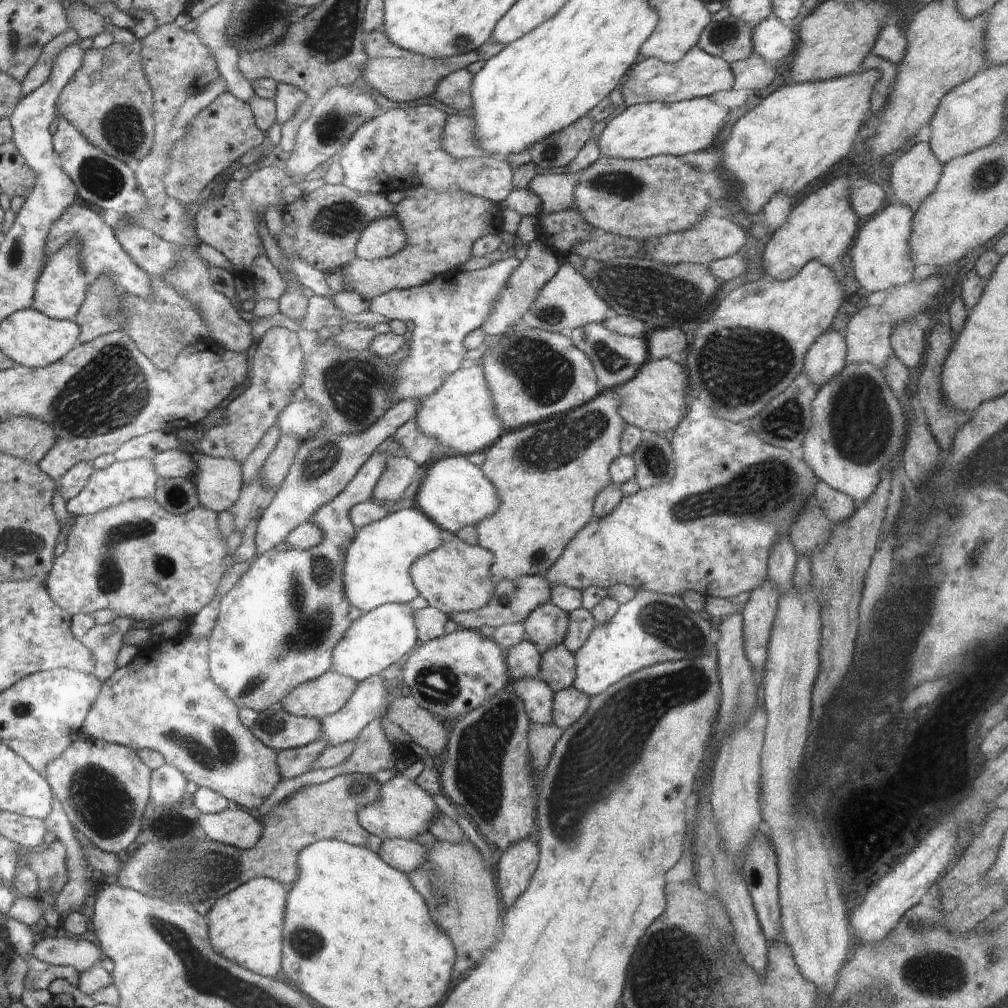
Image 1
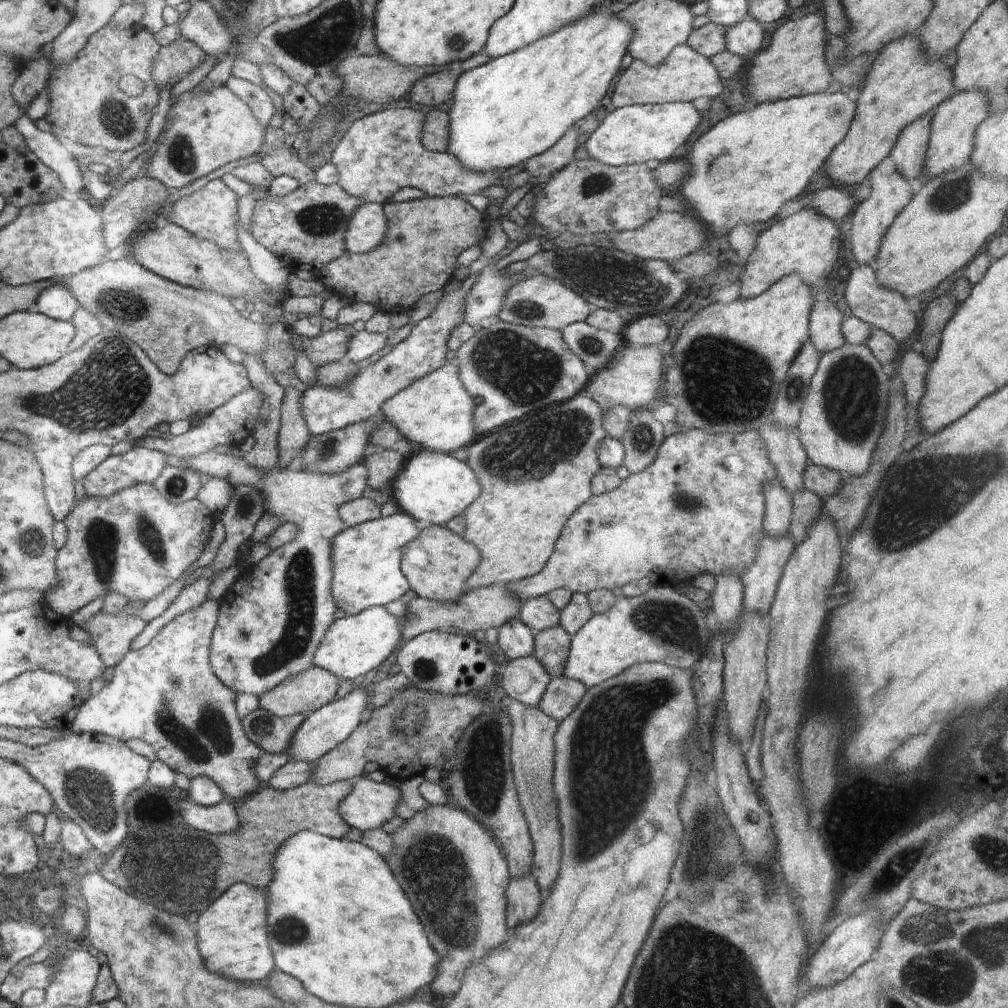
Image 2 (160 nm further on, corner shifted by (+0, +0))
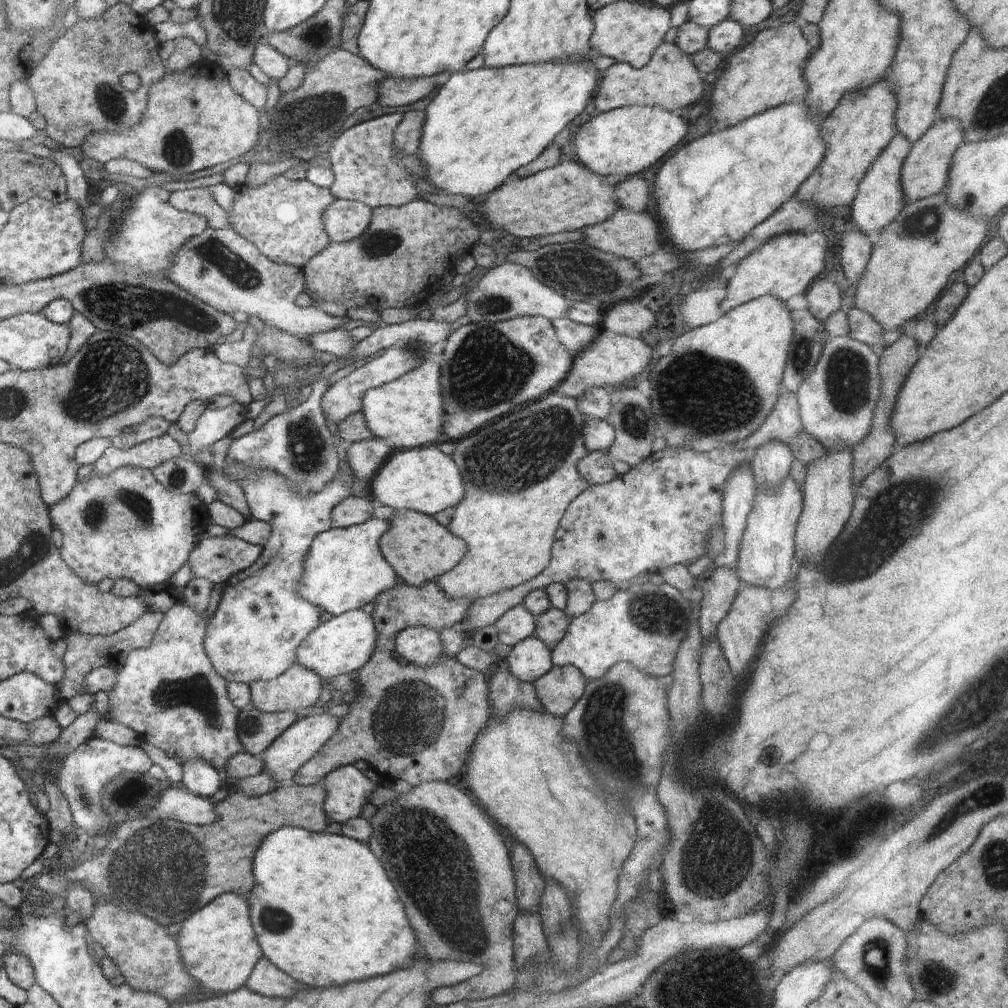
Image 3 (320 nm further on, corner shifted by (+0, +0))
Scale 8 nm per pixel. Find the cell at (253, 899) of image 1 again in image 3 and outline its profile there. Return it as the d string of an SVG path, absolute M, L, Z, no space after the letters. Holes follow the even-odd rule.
M226 892L219 900L212 900L192 918L188 918L180 932L180 948L183 952L182 961L188 972L200 982L200 993L236 992L236 988L246 986L252 972L264 958L262 946L252 925L251 906L247 896Z

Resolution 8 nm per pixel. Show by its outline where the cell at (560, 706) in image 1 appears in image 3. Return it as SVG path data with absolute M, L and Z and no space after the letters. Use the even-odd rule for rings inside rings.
M553 666L550 672L534 682L533 688L545 711L554 718L563 718L584 694L587 682L572 666Z

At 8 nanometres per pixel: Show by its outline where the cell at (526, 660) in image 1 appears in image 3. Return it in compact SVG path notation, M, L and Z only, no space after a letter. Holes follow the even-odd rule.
M521 604L509 608L508 612L500 616L500 619L494 624L500 645L510 650L522 640L534 636L535 620L534 616Z

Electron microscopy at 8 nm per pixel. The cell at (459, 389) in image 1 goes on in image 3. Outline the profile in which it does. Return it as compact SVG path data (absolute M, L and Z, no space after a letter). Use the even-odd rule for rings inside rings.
M428 360L384 386L370 388L364 394L361 412L372 434L378 439L390 440L396 450L434 445L436 440L444 438L444 426L448 420L442 389L442 366Z

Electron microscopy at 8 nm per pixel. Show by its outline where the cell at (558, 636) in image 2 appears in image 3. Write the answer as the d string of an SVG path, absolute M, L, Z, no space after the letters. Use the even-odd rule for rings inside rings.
M558 608L546 610L542 616L535 620L535 636L544 642L544 645L550 650L554 650L566 636L566 630L570 626L570 619L564 611Z

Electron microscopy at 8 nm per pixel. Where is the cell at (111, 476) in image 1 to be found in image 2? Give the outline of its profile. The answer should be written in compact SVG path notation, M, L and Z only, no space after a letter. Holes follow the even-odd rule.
M133 446L124 454L110 455L90 475L81 480L82 486L88 498L108 498L137 484L154 484L168 463L168 453L149 449L146 447Z

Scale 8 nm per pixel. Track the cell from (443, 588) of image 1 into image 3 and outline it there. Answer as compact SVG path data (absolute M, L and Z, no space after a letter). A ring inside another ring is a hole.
M406 510L395 513L390 521L392 528L380 538L380 550L387 565L408 586L420 588L427 582L435 581L438 576L453 570L466 555L464 540L450 534L432 516Z

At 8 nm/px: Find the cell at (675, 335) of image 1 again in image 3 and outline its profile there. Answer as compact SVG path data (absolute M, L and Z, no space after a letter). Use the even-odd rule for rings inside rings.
M640 299L614 304L604 314L601 329L620 336L642 338L654 326L654 314L640 304Z

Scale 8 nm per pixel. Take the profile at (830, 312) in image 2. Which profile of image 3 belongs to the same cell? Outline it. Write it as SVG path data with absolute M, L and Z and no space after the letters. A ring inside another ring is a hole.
M818 278L806 293L808 311L816 320L826 324L826 320L841 308L840 290L833 280Z

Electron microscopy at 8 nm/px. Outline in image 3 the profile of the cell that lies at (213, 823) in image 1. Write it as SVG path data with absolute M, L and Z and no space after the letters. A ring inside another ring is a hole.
M179 785L166 788L162 796L158 796L156 806L150 810L150 814L198 826L210 826L218 822L214 804Z

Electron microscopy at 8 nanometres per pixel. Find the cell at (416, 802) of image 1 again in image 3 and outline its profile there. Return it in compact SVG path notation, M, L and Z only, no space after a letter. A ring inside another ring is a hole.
M346 764L336 772L330 772L323 784L328 792L324 810L331 823L341 825L361 816L364 804L368 804L368 796L372 796L372 792L376 792L376 788L381 785L369 780L353 764Z

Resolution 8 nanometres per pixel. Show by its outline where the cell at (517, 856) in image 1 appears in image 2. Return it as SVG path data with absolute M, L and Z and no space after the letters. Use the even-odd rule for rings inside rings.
M529 873L525 877L517 877L516 879L511 877L505 890L505 901L506 922L510 932L518 925L528 924L530 921L533 921L534 917L539 913L540 904L542 904L542 894L532 874Z

